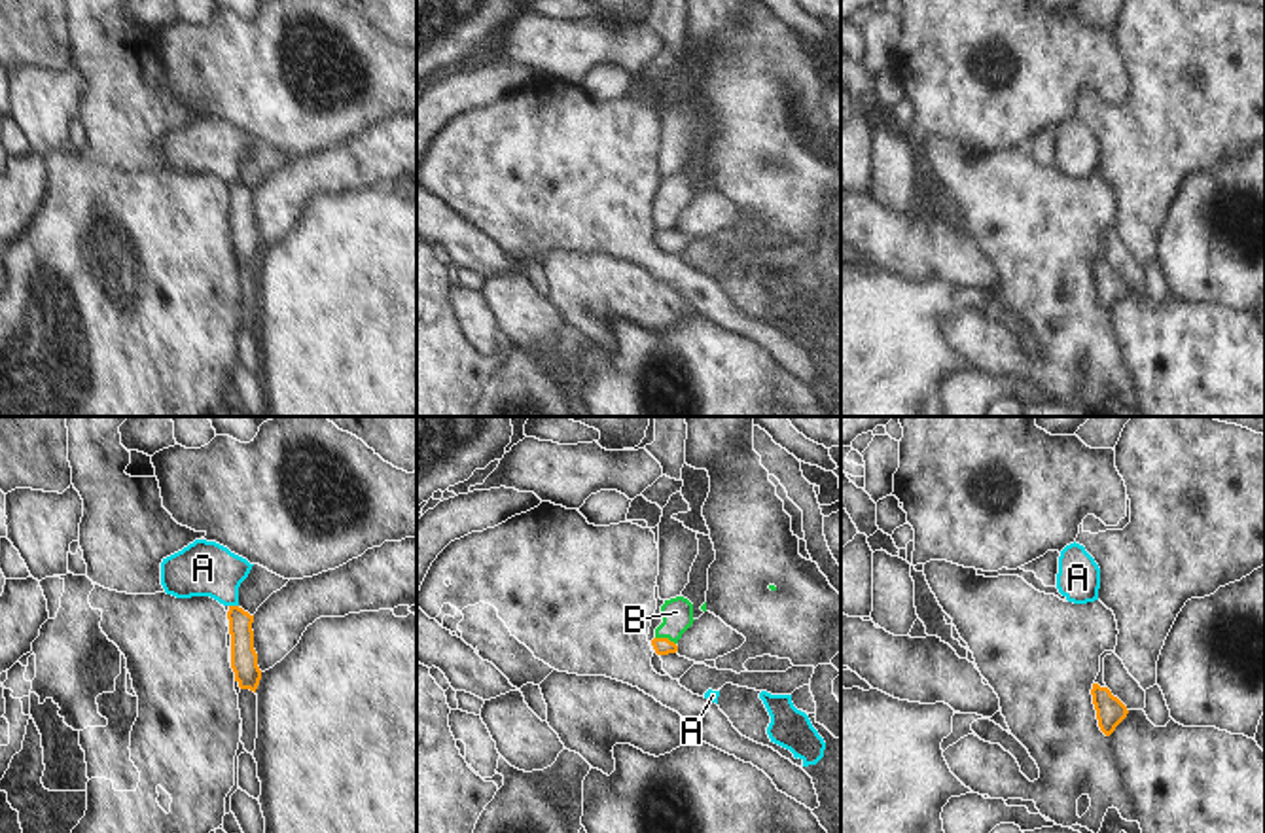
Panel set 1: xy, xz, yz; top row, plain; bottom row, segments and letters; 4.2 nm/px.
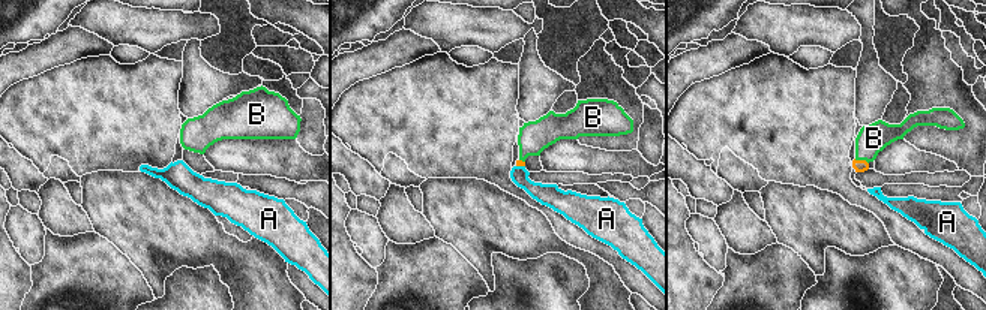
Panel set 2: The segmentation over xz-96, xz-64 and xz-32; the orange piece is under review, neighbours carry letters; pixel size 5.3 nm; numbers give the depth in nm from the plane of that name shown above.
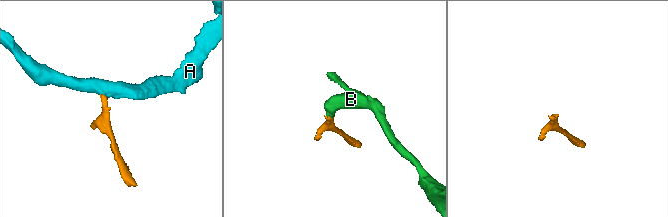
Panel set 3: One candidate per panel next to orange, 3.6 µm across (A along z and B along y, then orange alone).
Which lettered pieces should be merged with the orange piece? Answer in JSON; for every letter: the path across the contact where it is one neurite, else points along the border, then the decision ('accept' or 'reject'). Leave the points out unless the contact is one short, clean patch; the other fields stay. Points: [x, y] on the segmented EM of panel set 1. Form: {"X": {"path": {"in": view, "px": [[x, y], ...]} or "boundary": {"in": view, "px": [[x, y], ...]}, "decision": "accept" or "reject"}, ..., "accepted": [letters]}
{"A": {"boundary": {"in": "xy", "px": [[230, 604], [237, 606]]}, "decision": "reject"}, "B": {"path": {"in": "xz", "px": [[663, 646], [665, 638], [677, 620], [677, 612]]}, "decision": "accept"}, "accepted": ["B"]}

